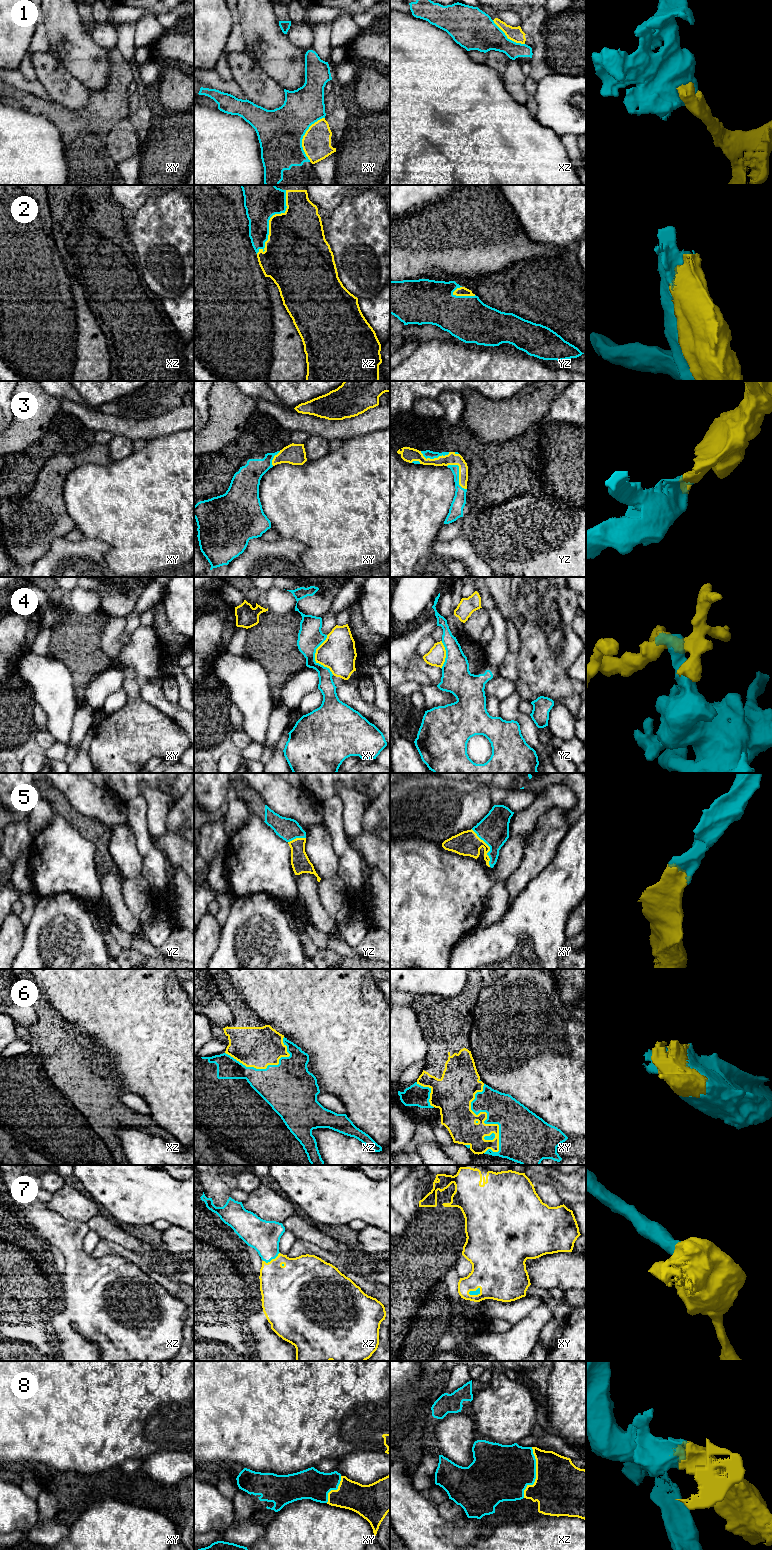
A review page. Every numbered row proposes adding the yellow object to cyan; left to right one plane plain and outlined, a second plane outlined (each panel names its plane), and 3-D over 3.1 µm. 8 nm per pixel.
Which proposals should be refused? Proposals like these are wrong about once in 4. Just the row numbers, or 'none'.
1, 2, 4

